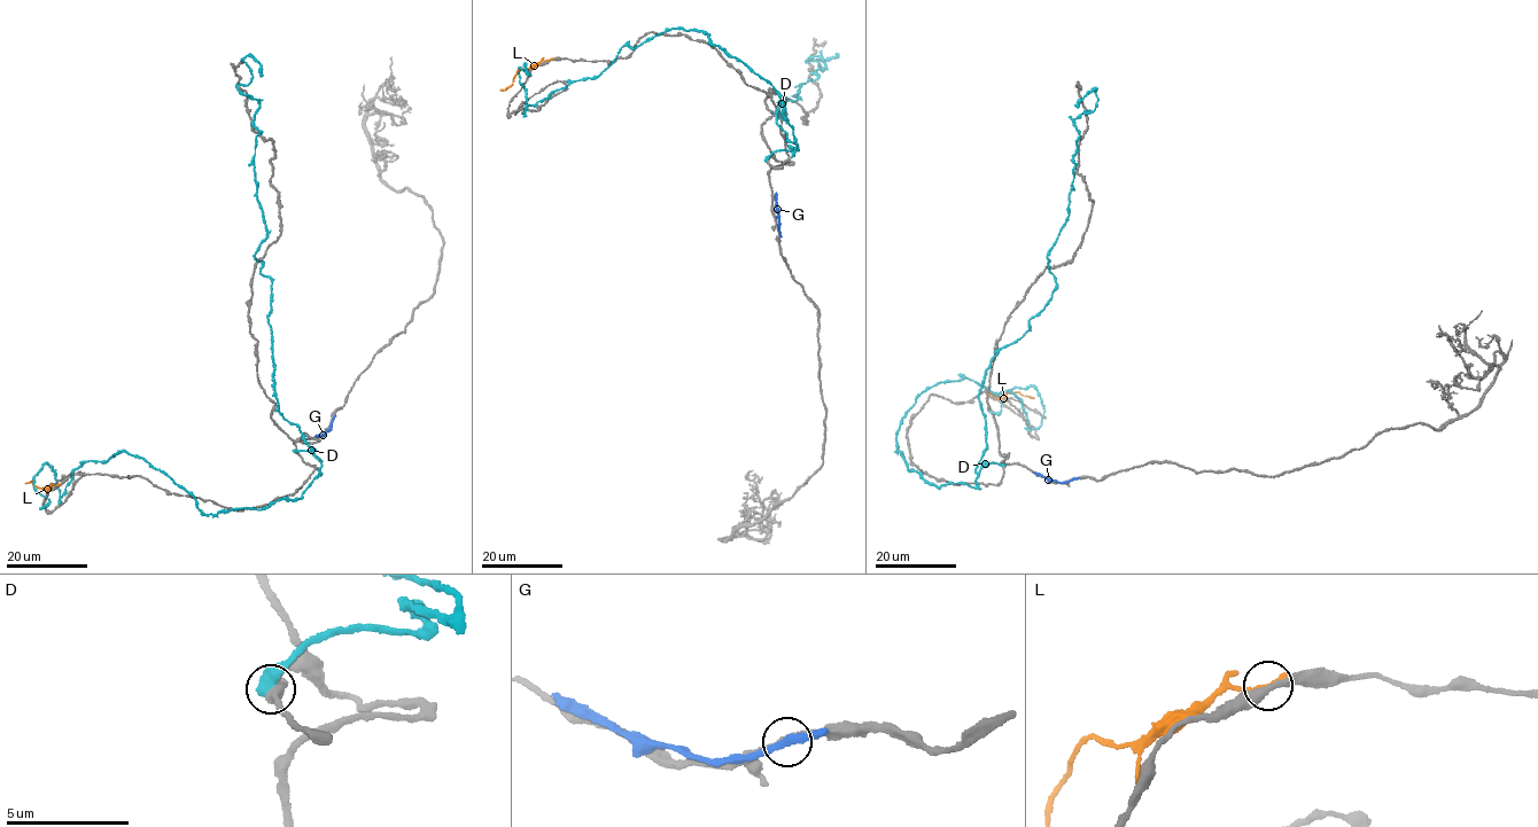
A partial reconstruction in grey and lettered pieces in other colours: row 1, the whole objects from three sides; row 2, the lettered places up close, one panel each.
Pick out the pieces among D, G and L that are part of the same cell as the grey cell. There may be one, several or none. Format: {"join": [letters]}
{"join": []}

